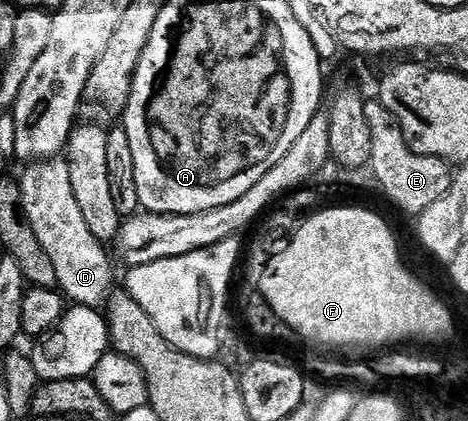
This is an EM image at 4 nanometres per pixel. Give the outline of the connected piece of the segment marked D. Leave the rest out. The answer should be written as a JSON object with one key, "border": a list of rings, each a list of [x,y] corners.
{"border":[[[48,159],[45,161],[32,161],[24,169],[27,169],[27,170],[24,171],[23,177],[20,176],[18,178],[18,183],[19,183],[19,186],[21,187],[21,203],[23,204],[23,214],[27,216],[27,222],[29,223],[29,227],[33,227],[33,235],[37,235],[37,240],[41,242],[41,247],[45,247],[45,255],[49,255],[49,259],[53,263],[53,268],[55,268],[57,270],[57,279],[59,280],[59,284],[58,284],[57,288],[58,288],[59,292],[63,294],[64,298],[66,298],[66,300],[68,302],[70,302],[71,305],[84,305],[85,307],[87,307],[89,309],[99,309],[100,307],[106,306],[107,299],[108,299],[108,297],[111,296],[111,294],[113,292],[113,286],[111,286],[111,261],[112,261],[112,258],[109,256],[109,253],[108,253],[109,258],[107,258],[107,253],[105,250],[103,250],[103,249],[106,249],[104,242],[98,241],[97,238],[95,238],[95,236],[93,235],[93,231],[89,231],[89,227],[85,227],[85,219],[81,215],[81,207],[78,206],[77,199],[73,195],[73,183],[70,182],[70,180],[69,180],[69,167],[67,166],[66,160]]]}

